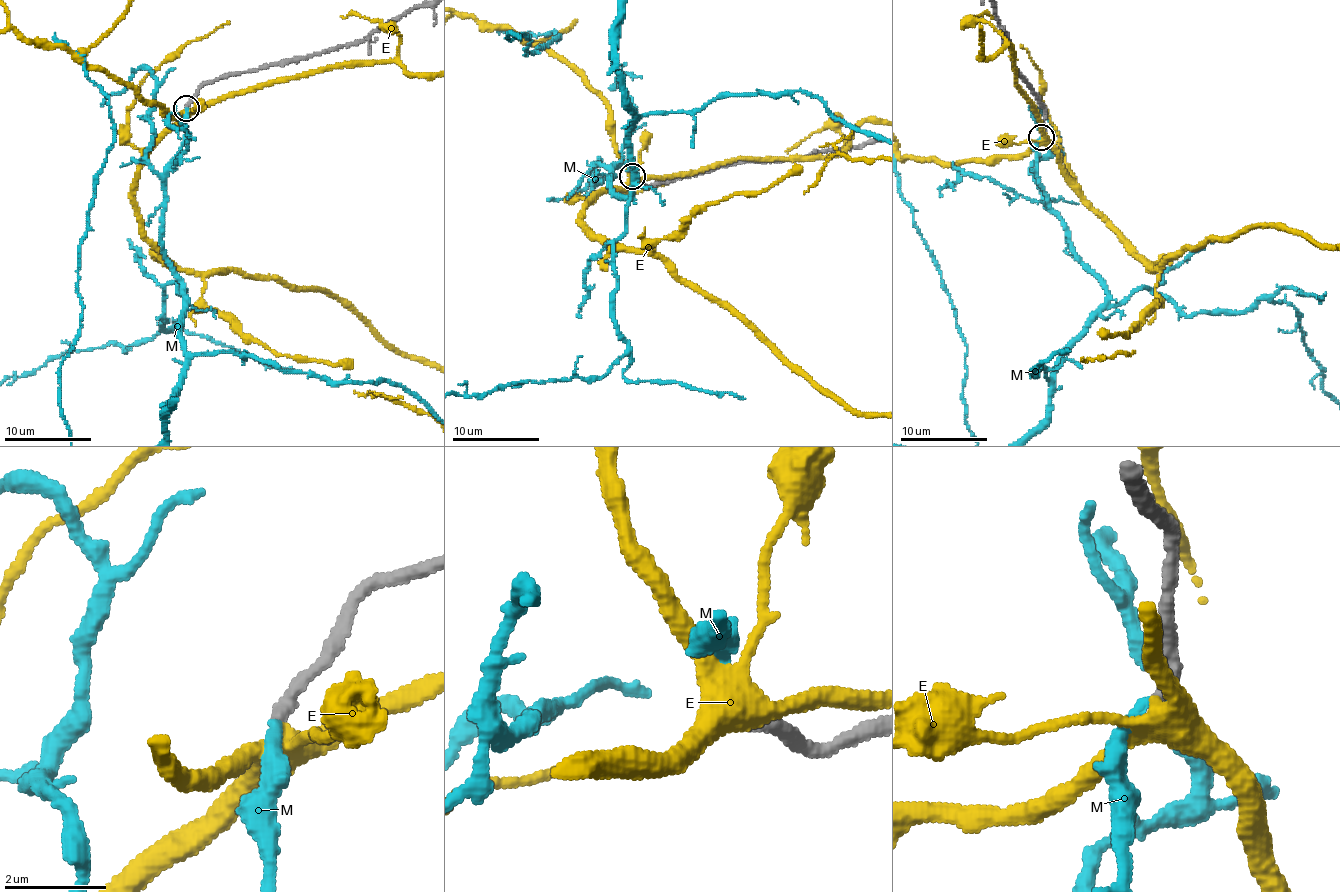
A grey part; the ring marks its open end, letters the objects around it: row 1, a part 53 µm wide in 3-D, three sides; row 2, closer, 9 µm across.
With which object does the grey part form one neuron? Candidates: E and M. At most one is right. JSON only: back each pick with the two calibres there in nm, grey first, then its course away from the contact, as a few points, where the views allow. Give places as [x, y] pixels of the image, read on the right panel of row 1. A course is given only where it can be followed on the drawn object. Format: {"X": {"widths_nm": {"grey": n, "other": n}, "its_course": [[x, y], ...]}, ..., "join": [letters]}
{"M": {"widths_nm": {"grey": 260, "other": 240}}, "join": ["M"]}

